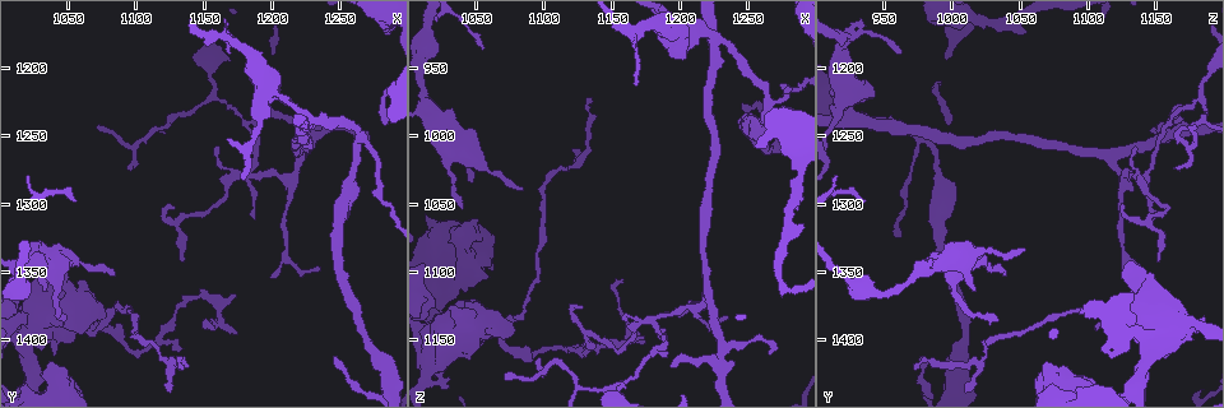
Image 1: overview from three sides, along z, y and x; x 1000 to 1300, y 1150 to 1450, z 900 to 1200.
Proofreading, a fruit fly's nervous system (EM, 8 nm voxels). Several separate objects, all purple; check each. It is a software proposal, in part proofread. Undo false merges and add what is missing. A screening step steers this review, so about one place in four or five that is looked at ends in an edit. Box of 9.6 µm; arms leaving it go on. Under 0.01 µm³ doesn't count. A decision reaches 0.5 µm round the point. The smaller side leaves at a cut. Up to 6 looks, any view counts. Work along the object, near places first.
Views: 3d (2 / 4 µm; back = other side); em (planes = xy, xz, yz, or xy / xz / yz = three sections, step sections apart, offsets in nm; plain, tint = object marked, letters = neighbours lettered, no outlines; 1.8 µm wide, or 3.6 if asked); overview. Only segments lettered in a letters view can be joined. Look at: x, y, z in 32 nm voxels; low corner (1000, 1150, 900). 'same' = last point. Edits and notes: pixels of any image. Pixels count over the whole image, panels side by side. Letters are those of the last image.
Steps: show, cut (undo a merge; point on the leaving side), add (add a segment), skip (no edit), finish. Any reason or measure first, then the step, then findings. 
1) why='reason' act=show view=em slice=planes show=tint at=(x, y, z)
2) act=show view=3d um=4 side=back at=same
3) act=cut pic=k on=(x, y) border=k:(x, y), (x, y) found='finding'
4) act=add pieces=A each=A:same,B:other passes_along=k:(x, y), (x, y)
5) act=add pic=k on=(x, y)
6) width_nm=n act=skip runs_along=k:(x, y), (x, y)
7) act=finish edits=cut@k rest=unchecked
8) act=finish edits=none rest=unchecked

why='thick turns thin' act=show view=3d um=4 at=(1224, 1236, 928)

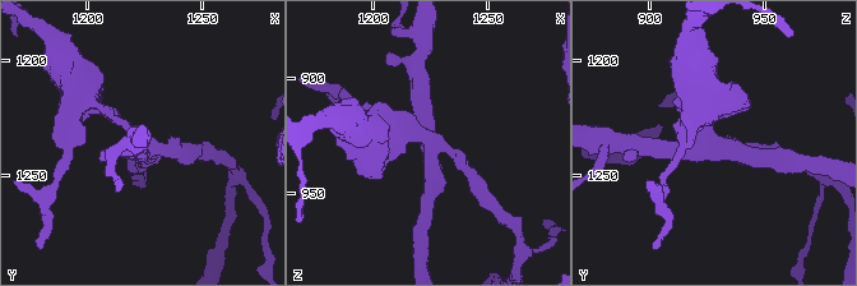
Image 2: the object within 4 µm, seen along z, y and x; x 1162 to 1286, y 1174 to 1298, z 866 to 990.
arms=4 why='now the EM' act=show view=em slice=planes show=letters at=(1226, 1238, 930)

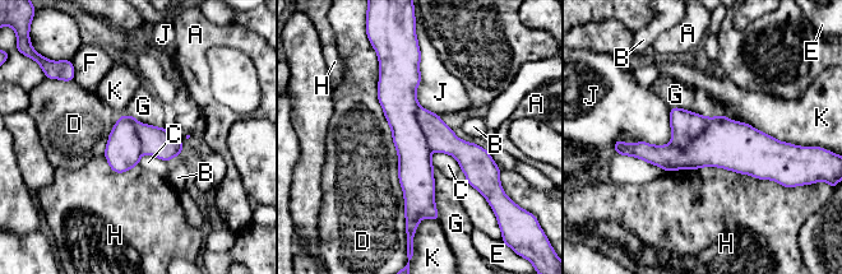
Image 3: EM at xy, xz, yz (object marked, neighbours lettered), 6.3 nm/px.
act=cut pic=3 on=(685, 126) each=A:other,B:other,C:other,D:other,E:other,F:other,G:other,H:other,J:other,K:other border=3:(708, 117), (684, 147), (671, 143) found='two cells meet here'

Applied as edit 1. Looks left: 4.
why='see it whole again' act=show view=overview

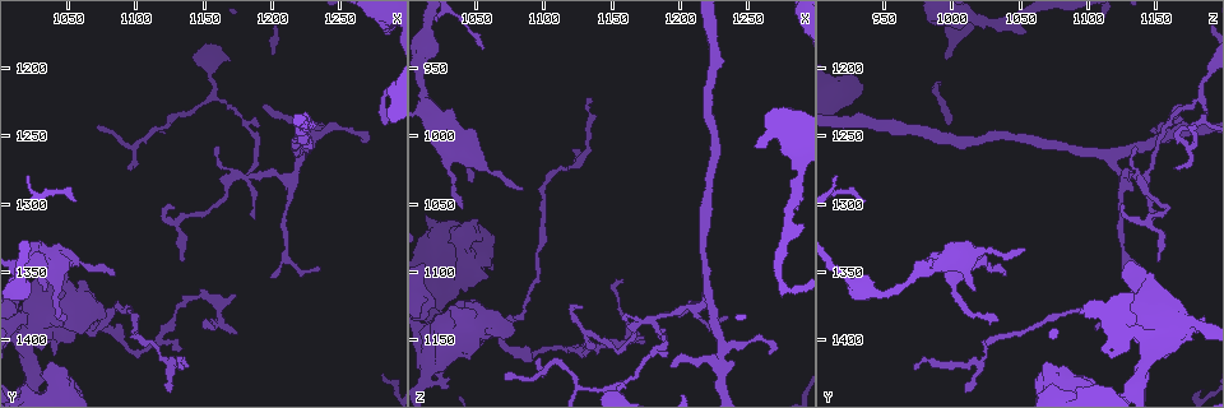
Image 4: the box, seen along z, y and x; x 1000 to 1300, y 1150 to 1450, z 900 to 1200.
why='a fork' act=show view=em slice=planes show=plain at=(1182, 1278, 1140)

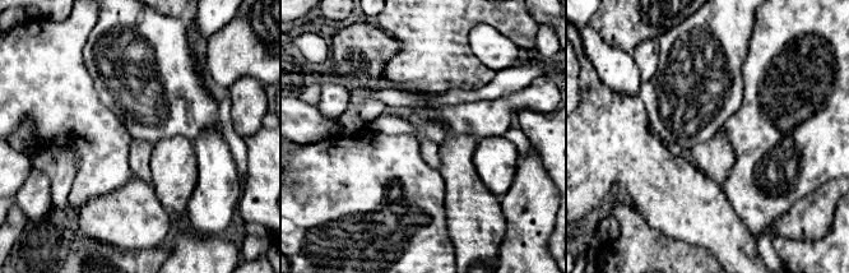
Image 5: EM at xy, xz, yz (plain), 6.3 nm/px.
why='see the neighbours' act=show view=em slice=planes show=letters at=same

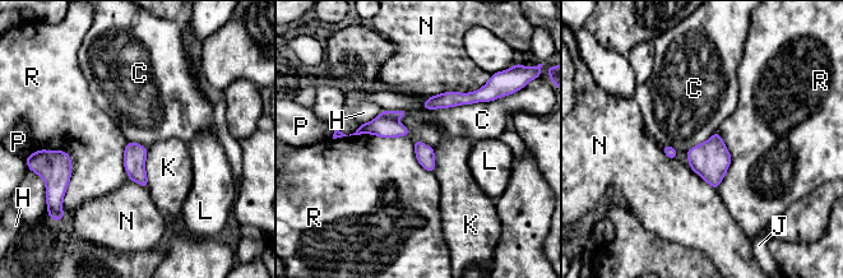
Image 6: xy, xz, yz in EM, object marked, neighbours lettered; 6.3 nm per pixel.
act=cut pic=6 on=(381, 126) each=C:other,H:other,J:other,K:other,L:other,N:other,P:other,R:other border=6:(379, 115), (394, 120) found='two cells meet here'

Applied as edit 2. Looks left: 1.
act=finish edits=cut@3,cut@6 rest=unchecked

